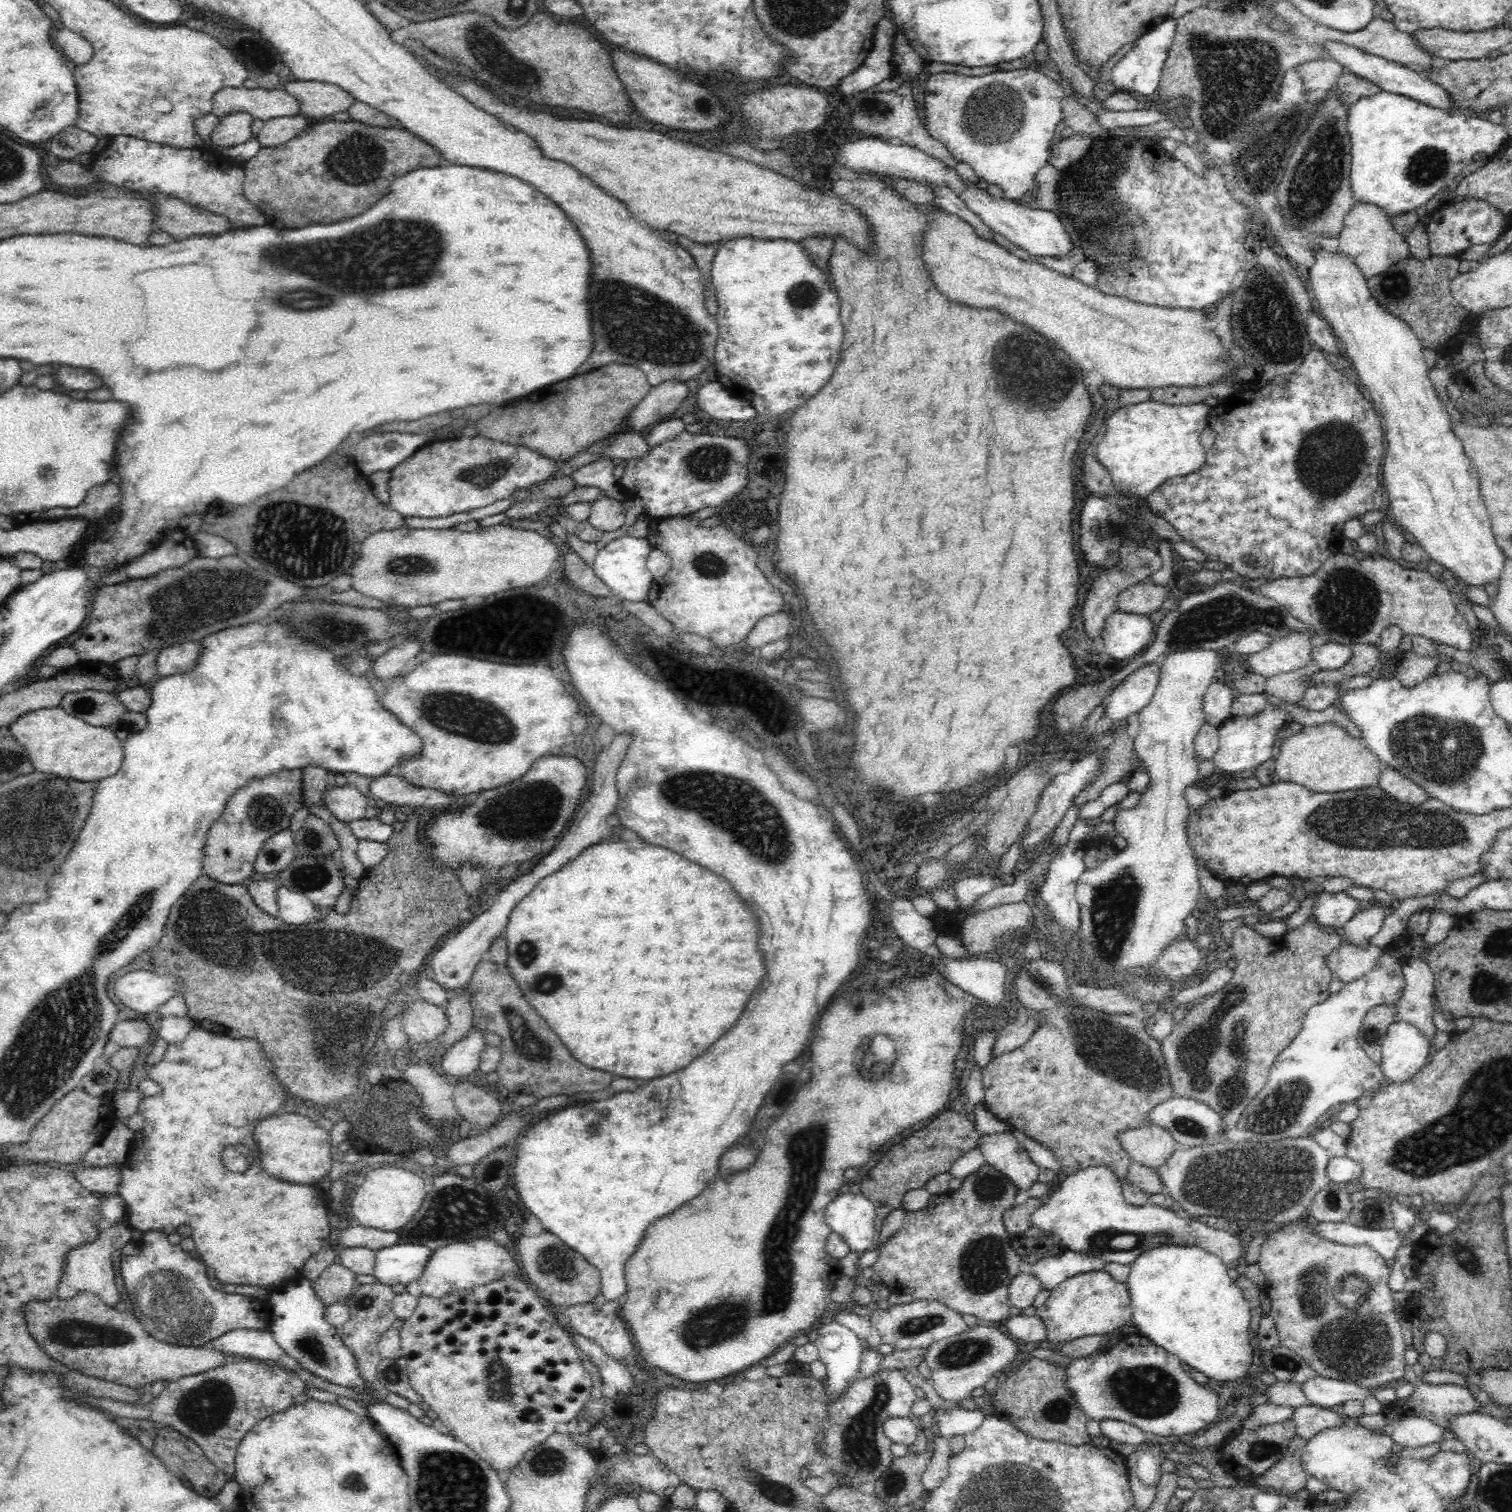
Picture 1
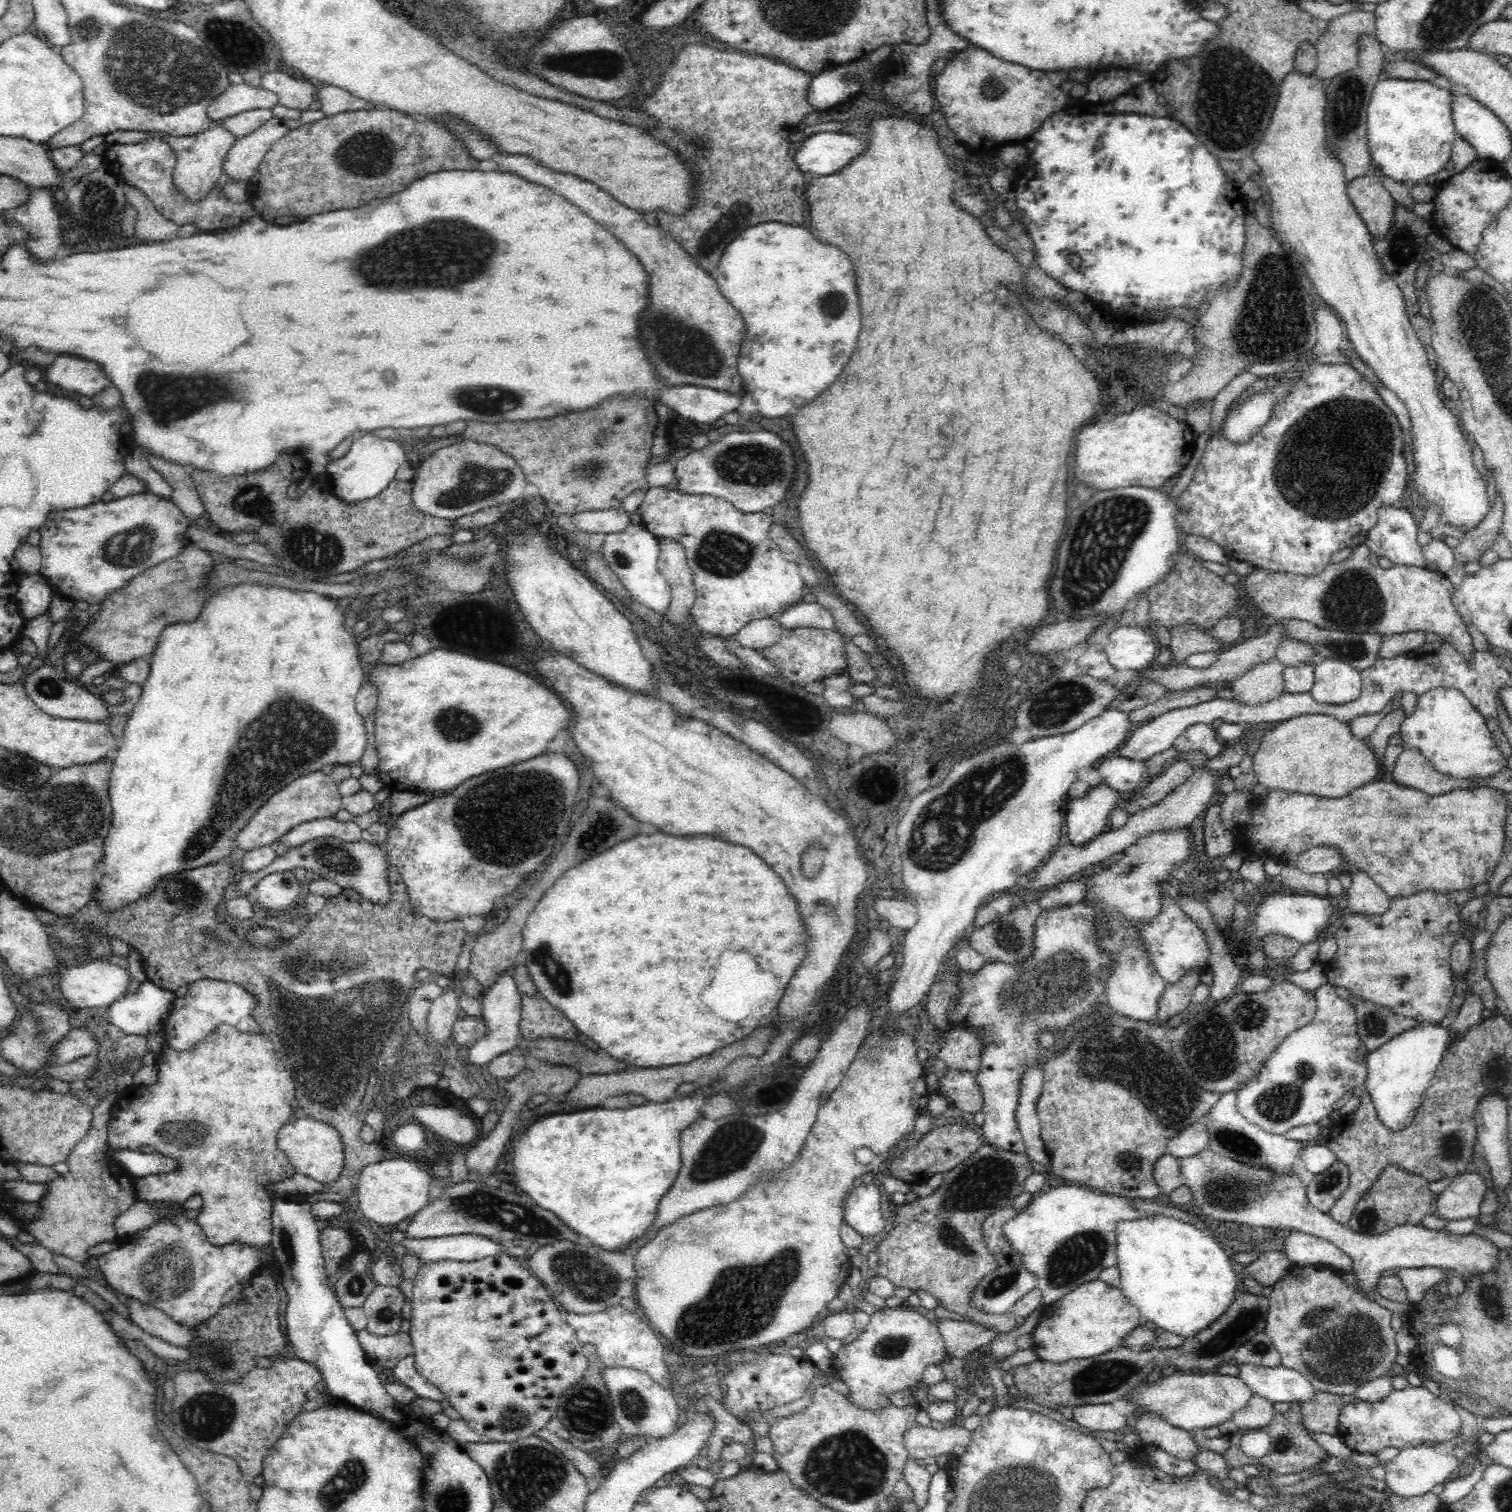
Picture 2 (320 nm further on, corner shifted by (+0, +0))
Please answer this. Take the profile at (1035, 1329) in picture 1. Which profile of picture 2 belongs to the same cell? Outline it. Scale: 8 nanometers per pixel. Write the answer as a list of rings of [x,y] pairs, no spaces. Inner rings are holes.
[[[938,1319],[932,1323],[936,1325],[942,1335],[948,1357],[965,1359],[979,1347],[989,1344],[997,1332],[984,1325],[976,1325],[954,1319]]]

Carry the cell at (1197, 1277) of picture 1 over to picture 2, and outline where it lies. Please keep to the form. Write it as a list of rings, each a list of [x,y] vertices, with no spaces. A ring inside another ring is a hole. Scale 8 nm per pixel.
[[[1154,1214],[1152,1218],[1120,1220],[1115,1228],[1115,1237],[1121,1291],[1140,1311],[1144,1321],[1150,1320],[1166,1332],[1180,1334],[1186,1339],[1199,1334],[1200,1330],[1224,1314],[1241,1290],[1240,1277],[1234,1273],[1226,1249],[1212,1235],[1192,1223],[1161,1214]]]

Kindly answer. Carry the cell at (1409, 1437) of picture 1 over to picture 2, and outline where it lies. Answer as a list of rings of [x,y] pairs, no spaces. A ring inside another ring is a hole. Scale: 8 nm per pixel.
[[[1433,1446],[1408,1447],[1383,1465],[1385,1475],[1382,1484],[1389,1486],[1391,1494],[1408,1500],[1432,1492],[1438,1484],[1446,1484],[1448,1476],[1458,1467],[1459,1462],[1454,1454],[1438,1453]]]

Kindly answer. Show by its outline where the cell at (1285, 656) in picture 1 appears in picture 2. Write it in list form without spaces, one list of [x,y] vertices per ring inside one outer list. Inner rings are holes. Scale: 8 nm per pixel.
[[[1278,658],[1272,659],[1253,666],[1252,670],[1241,675],[1237,680],[1231,682],[1231,690],[1234,692],[1230,701],[1255,707],[1271,700],[1276,700],[1282,693],[1284,688],[1283,666],[1280,665]]]

